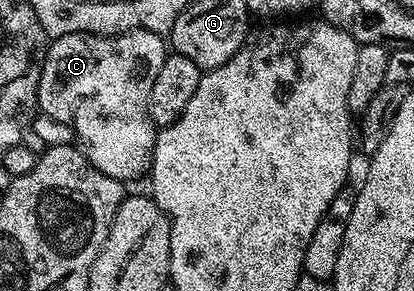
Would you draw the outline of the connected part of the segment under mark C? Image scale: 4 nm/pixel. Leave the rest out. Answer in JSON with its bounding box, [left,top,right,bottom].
[38,28,167,182]

